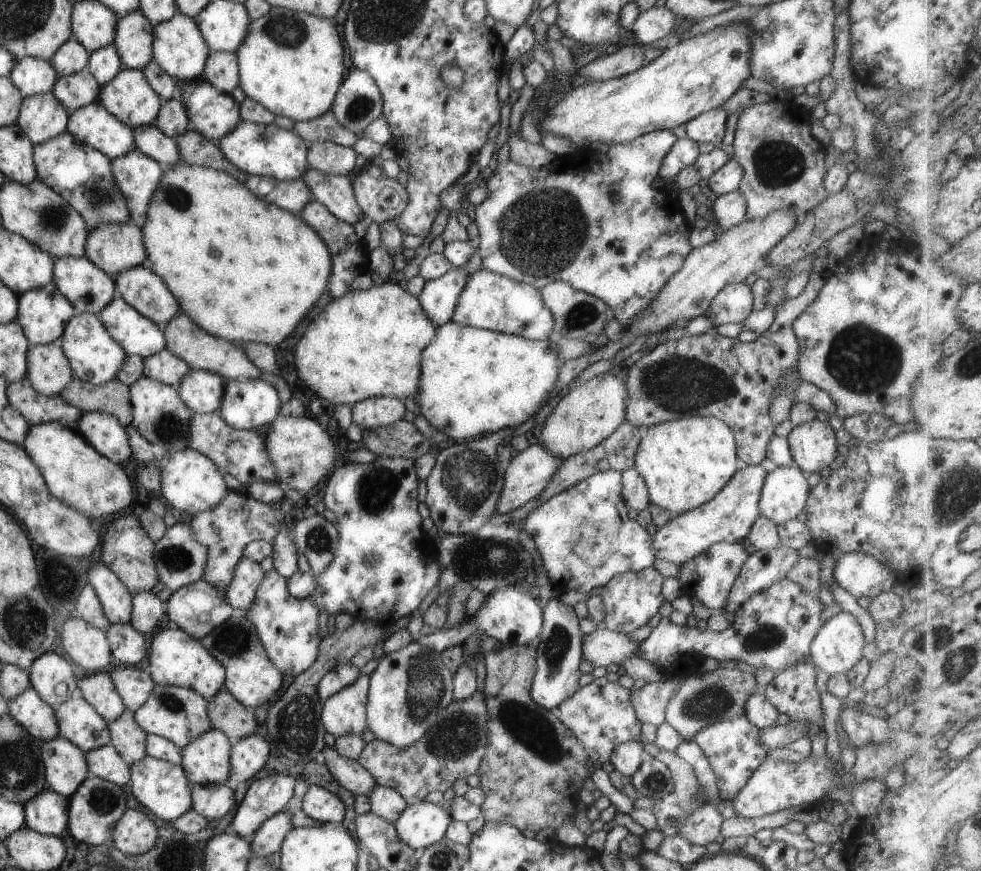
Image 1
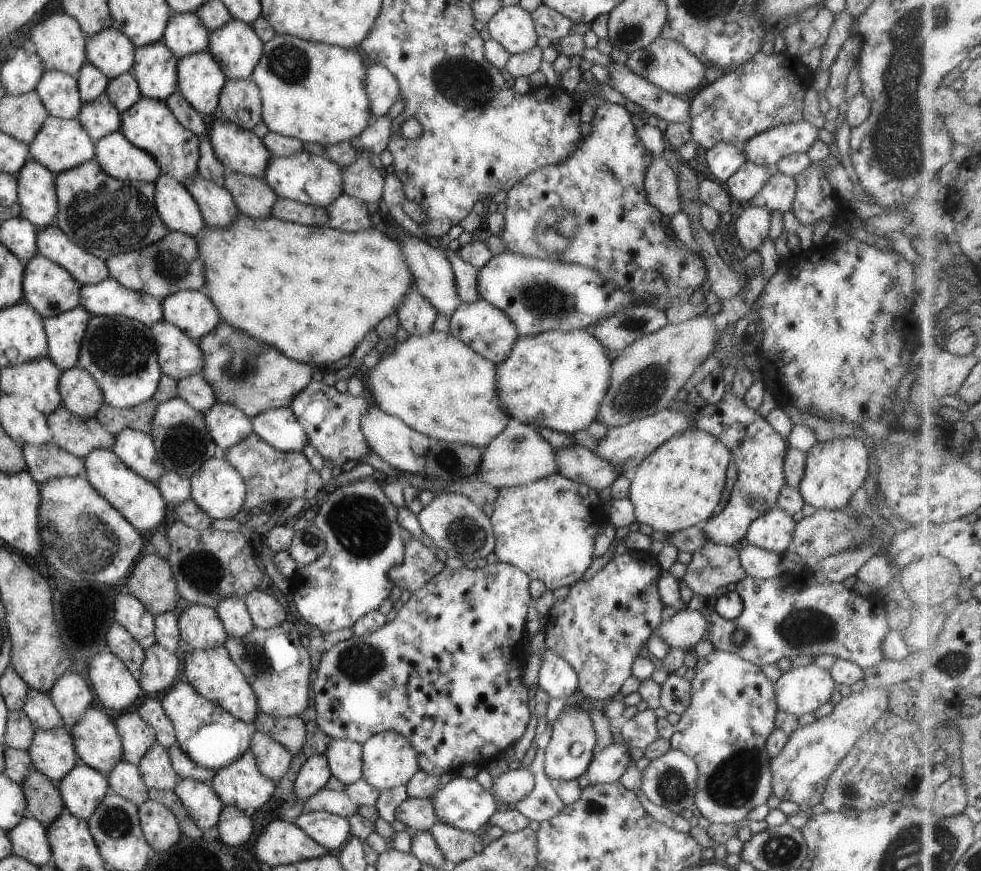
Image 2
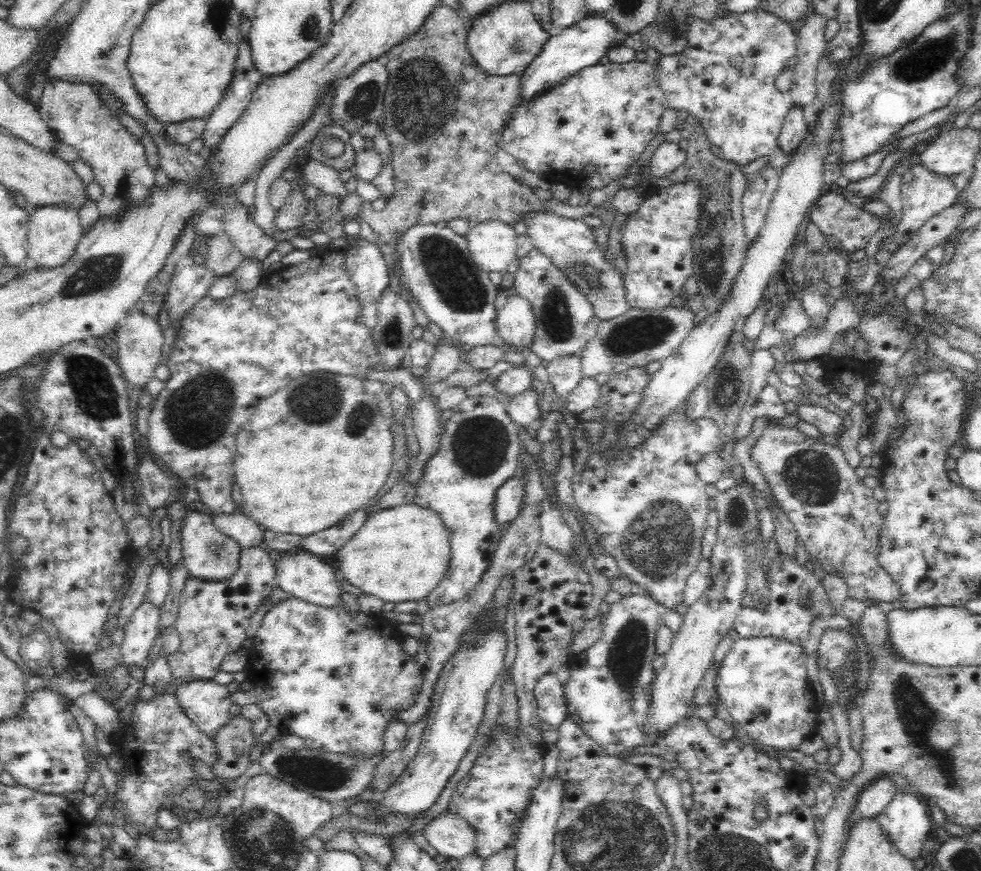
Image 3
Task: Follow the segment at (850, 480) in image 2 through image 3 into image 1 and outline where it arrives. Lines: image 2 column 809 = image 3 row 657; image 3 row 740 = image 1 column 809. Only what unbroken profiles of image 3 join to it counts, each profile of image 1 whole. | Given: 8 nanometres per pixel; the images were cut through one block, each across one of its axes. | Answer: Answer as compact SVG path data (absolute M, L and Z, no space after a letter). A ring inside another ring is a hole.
M815 418L800 425L793 425L786 441L793 464L806 475L819 472L825 466L834 466L837 441L829 423Z

